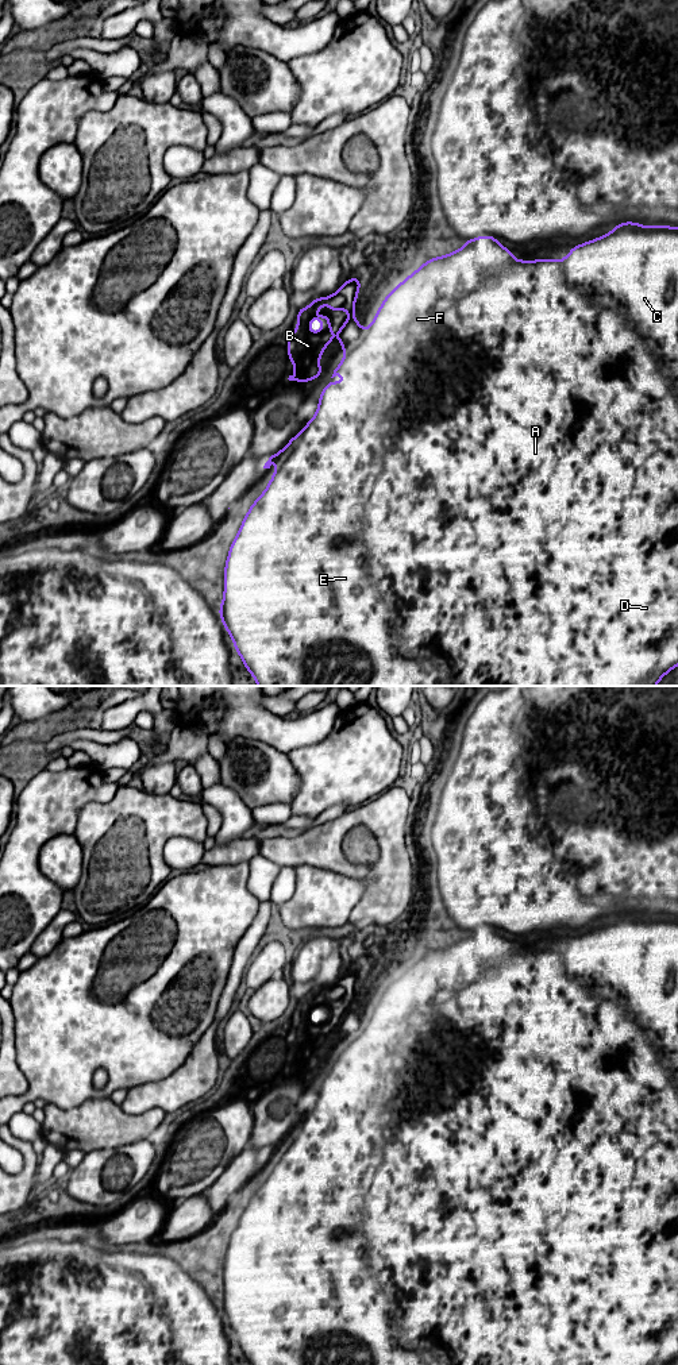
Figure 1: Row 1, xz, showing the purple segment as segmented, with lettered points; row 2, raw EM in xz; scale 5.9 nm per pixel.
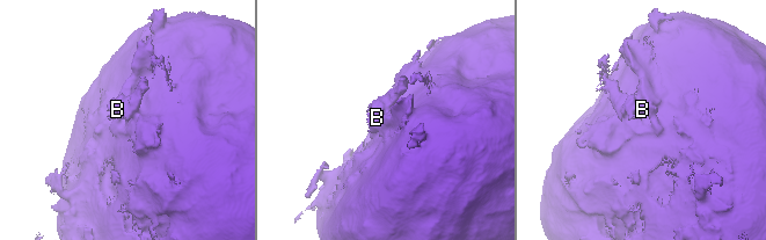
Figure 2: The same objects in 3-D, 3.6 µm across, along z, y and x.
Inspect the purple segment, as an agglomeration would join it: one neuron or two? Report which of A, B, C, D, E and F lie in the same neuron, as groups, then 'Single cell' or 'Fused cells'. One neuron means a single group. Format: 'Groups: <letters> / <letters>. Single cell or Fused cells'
Groups: A C D E F / B. Fused cells

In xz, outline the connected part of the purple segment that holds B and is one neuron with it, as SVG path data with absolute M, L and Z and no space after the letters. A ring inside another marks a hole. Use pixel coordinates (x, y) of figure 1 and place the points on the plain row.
M354 967L350 972L346 972L332 988L317 988L312 991L307 999L298 999L296 1009L298 1014L296 1022L289 1026L288 1032L288 1050L296 1057L294 1065L288 1069L289 1072L300 1075L311 1072L309 1060L317 1054L325 1037L332 1033L331 1009L328 1006L311 1007L309 1003L320 1002L320 998L327 994L331 1002L339 1003L344 998L350 1006L355 998L359 980L361 971L358 967ZM313 1010L325 1015L317 1025L309 1023L309 1013Z

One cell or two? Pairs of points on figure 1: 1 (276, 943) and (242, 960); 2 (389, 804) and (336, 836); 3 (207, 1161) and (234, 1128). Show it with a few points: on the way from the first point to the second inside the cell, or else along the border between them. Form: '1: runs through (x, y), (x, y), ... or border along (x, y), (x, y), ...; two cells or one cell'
1: border along (274, 932), (251, 959), (243, 976), (243, 983); two cells
2: runs through (376, 817), (350, 824); one cell
3: runs through (208, 1153), (226, 1136); one cell

